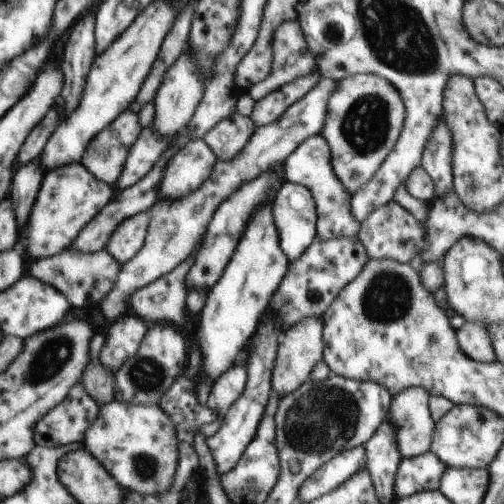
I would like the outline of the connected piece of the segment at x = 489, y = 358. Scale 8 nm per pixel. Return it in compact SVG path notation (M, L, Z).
M466 321L455 331L458 345L470 359L480 363L496 361L487 325L481 321Z

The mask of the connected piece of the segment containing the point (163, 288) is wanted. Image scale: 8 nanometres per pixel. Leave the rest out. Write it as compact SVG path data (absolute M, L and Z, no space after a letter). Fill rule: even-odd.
M192 256L184 260L170 274L154 280L150 286L138 290L130 302L131 314L138 314L148 322L184 322L184 298L186 298L186 276L192 268Z

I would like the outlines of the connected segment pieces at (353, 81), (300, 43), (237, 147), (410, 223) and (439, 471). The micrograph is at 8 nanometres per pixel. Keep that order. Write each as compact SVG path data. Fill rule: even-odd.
M359 73L345 77L342 81L337 82L337 88L331 95L327 107L327 116L325 119L324 127L322 128L321 131L321 136L324 138L324 141L327 143L327 146L329 147L331 166L334 175L337 177L337 180L341 183L341 186L350 195L352 195L352 197L356 195L374 177L374 174L377 174L379 167L386 161L388 154L392 151L392 148L394 148L396 142L398 141L400 132L402 131L403 128L404 120L405 107L404 104L402 103L402 98L400 97L400 94L397 92L397 89L383 77L371 73Z
M296 19L284 22L277 27L271 41L271 52L270 75L265 80L254 84L248 93L255 102L262 100L284 84L317 71L317 65L307 46L304 32Z
M235 111L229 118L214 126L203 139L217 160L228 161L242 151L256 130L250 117Z
M395 201L388 202L370 214L370 217L361 223L357 238L364 246L368 258L396 259L397 262L412 266L418 272L423 266L418 254L422 253L427 240L426 228Z
M430 452L410 459L403 458L394 478L393 492L396 499L439 490L439 483L446 468Z

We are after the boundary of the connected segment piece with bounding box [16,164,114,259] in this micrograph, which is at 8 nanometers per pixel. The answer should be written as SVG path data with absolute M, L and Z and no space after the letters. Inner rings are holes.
M70 164L62 170L50 170L44 176L42 188L34 202L30 222L24 234L22 244L18 248L22 254L30 254L34 258L44 259L68 250L73 240L80 233L82 226L87 226L114 196L111 185L96 179L82 164ZM26 250L26 252L24 252Z

